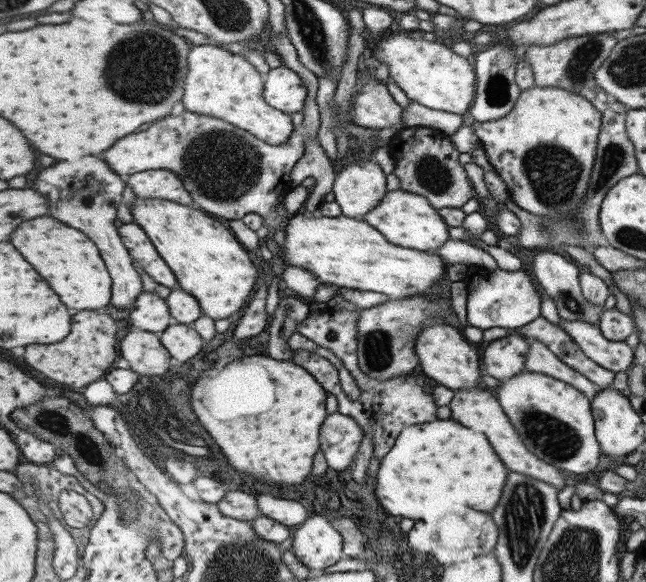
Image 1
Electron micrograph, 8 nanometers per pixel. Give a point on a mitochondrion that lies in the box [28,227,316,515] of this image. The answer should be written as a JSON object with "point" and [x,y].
{"point":[180,429]}

